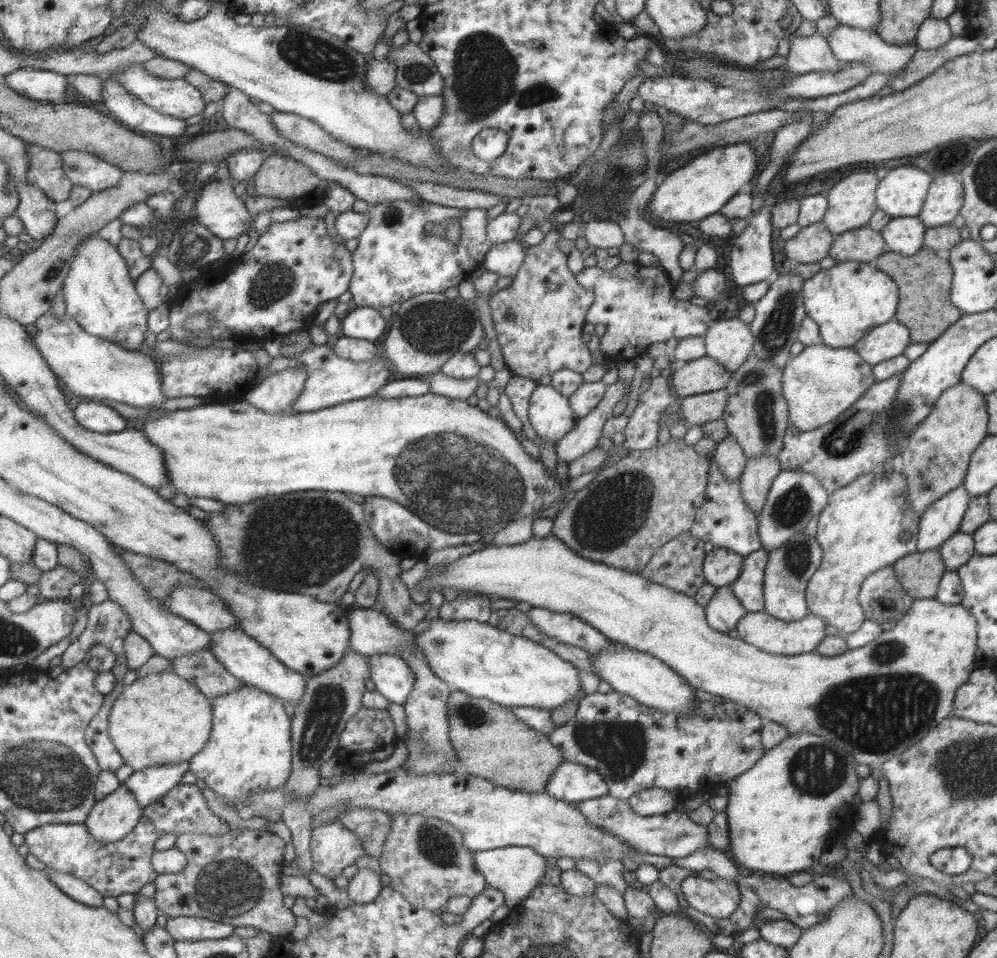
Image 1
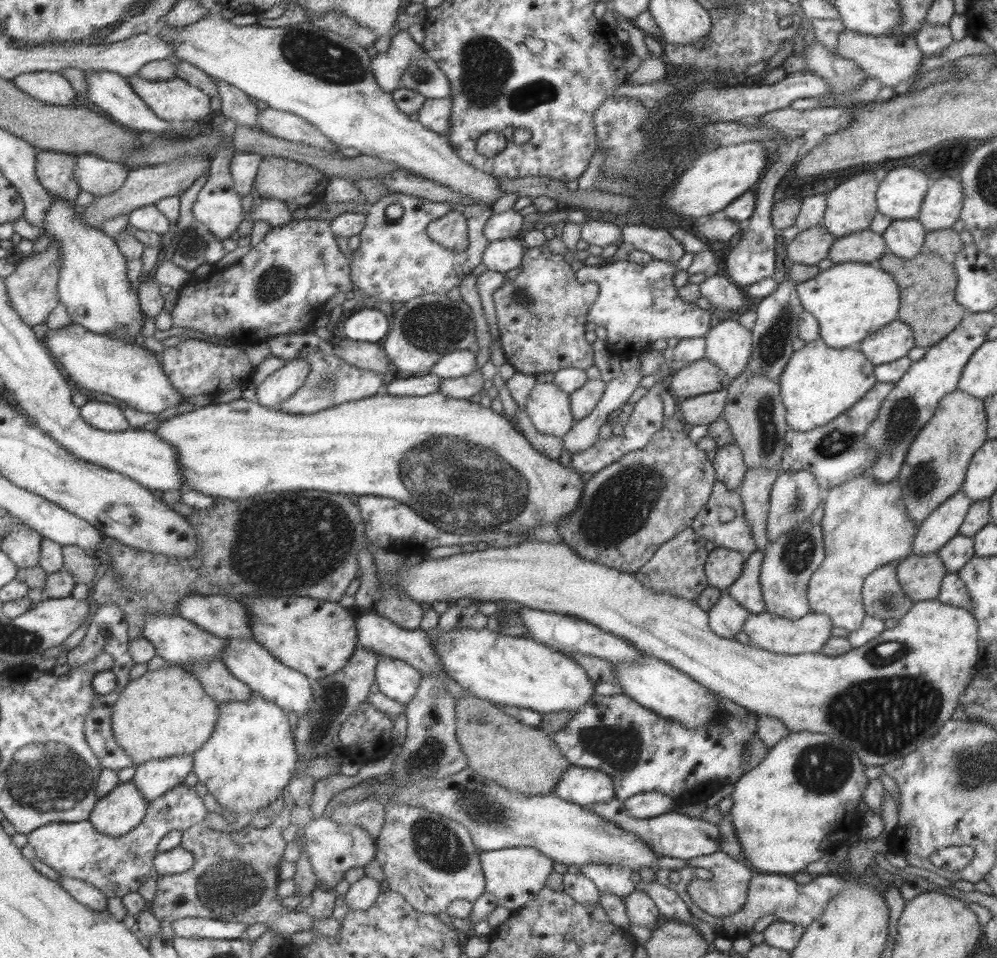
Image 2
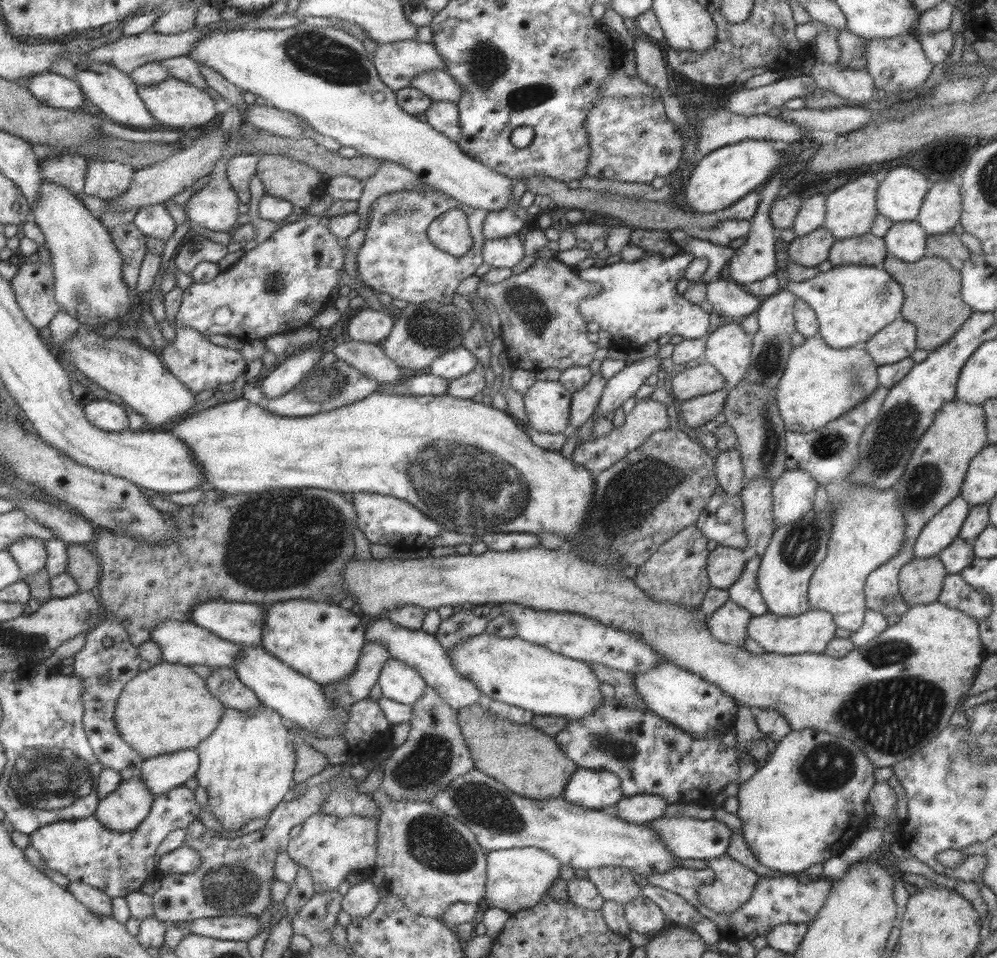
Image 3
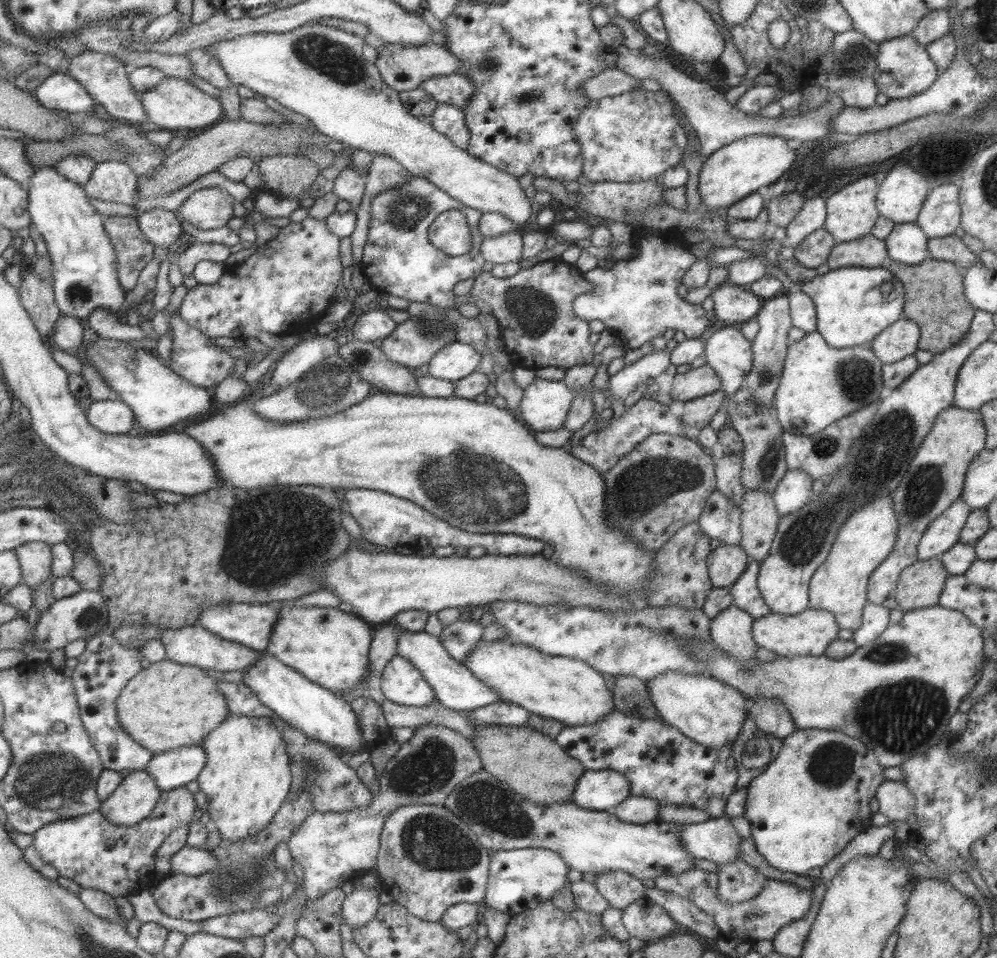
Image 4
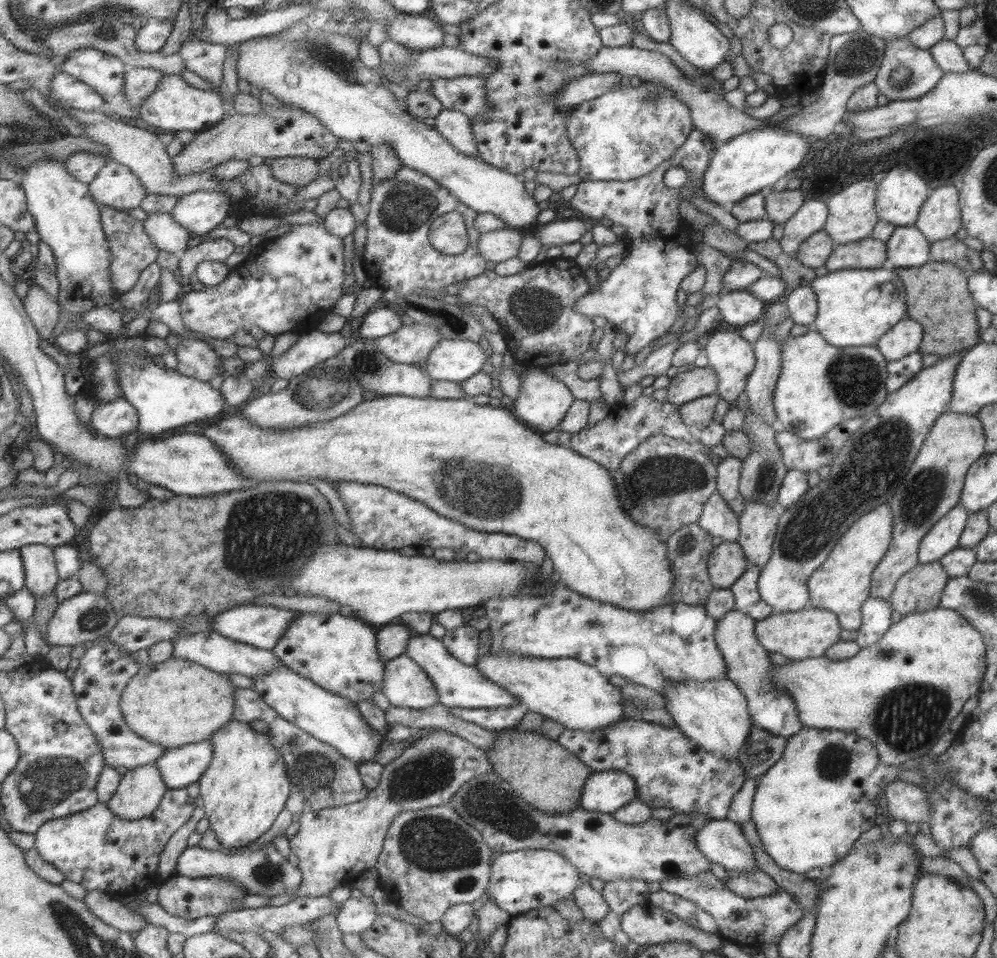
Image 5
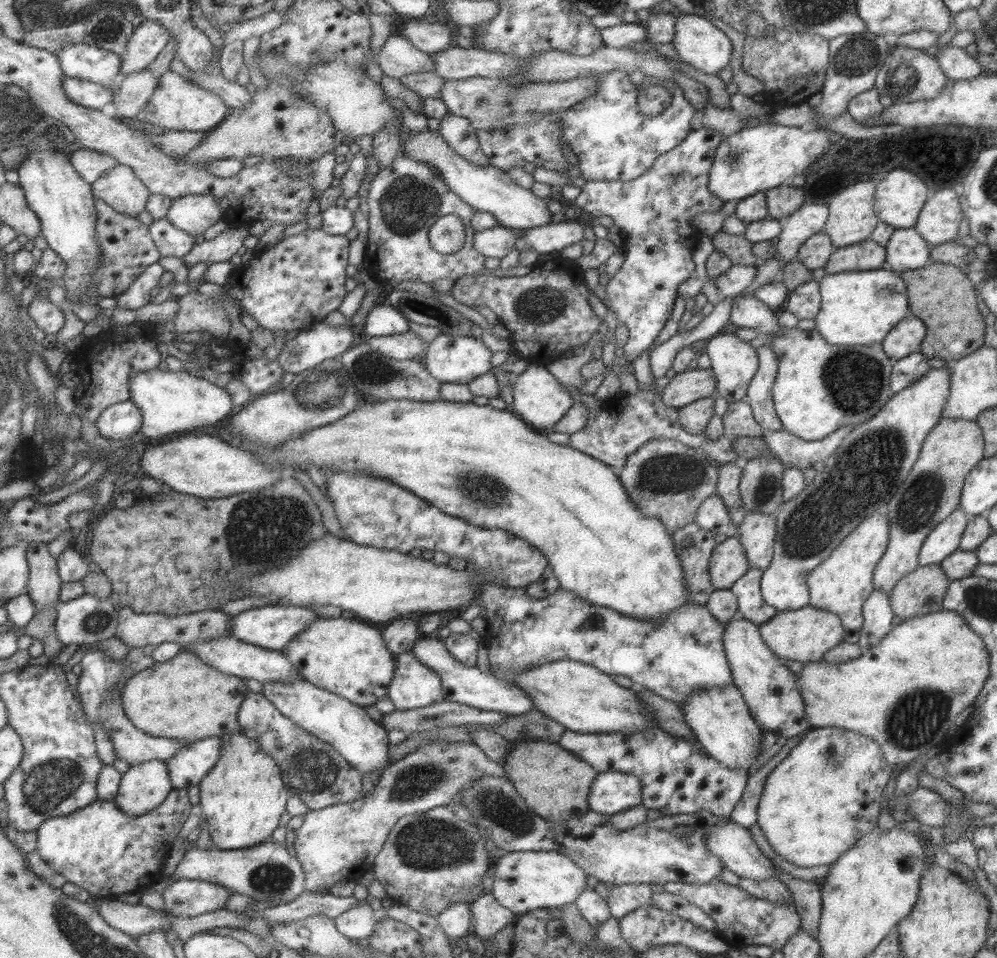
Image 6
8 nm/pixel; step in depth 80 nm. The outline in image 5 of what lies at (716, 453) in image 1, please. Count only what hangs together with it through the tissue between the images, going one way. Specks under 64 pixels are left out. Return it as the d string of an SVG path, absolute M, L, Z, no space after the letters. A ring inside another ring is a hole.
M729 455L716 461L716 492L725 500L729 510L738 517L744 506L738 490L741 465L740 458Z

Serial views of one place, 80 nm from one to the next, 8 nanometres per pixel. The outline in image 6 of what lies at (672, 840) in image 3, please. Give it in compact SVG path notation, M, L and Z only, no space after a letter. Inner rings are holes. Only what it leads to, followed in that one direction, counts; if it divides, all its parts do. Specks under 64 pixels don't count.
M727 821L722 825L714 826L704 840L706 840L704 842L705 848L719 859L722 868L731 870L738 877L756 881L765 880L769 877L778 880L778 876L774 873L774 865L759 851L747 828L735 824L733 821Z

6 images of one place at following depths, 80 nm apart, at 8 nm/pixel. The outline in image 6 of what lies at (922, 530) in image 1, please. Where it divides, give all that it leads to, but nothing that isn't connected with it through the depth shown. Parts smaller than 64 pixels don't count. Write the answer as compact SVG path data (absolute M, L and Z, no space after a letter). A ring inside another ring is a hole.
M959 507L953 510L948 518L941 520L921 544L918 553L918 566L939 564L943 558L947 558L949 554L957 551L968 520L969 517Z

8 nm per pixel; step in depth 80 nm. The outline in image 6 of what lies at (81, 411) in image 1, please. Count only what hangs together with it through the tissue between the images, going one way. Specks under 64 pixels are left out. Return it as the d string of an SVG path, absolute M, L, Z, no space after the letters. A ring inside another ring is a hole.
M129 399L105 409L96 425L103 436L117 443L140 432L143 419L142 410Z

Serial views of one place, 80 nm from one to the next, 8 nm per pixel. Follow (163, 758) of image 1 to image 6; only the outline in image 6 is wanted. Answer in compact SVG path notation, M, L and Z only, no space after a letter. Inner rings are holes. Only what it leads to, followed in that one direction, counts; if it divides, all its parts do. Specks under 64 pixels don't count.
M181 650L173 658L155 662L133 675L122 692L122 705L127 716L139 730L157 738L172 738L177 742L192 743L239 731L236 712L247 691L249 690L241 683L241 678L223 674L208 663L201 662L196 654Z

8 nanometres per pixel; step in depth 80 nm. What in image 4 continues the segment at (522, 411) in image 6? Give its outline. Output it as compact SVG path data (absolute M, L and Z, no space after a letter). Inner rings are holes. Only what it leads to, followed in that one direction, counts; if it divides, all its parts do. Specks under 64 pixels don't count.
M535 377L522 389L518 418L534 431L555 431L564 426L564 420L574 397L574 389L555 380Z

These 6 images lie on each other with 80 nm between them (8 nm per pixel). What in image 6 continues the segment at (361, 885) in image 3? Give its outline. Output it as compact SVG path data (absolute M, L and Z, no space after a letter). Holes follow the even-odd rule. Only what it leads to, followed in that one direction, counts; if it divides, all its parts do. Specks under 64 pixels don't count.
M357 903L334 918L336 929L347 938L366 939L376 923L373 910L365 903Z

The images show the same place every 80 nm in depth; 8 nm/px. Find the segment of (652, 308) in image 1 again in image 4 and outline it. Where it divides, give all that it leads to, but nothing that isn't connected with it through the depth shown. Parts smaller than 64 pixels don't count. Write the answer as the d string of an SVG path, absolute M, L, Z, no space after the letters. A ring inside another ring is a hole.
M637 226L631 239L638 246L637 254L627 260L616 260L608 270L596 266L581 272L587 282L594 284L594 288L573 300L572 309L577 318L587 322L600 320L604 328L629 350L639 348L669 328L683 332L686 339L699 339L710 323L701 305L692 305L677 295L676 288L682 284L683 274L696 259L681 243L681 235L677 234L681 234L679 229L668 231Z

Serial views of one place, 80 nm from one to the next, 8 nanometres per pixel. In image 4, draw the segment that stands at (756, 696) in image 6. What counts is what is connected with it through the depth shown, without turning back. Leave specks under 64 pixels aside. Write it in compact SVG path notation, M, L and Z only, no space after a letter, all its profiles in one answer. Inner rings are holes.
M731 603L725 610L717 614L709 624L710 639L724 650L725 654L732 654L746 665L755 666L756 644L751 636L754 619ZM760 698L748 701L747 713L755 721L756 728L775 738L785 738L796 728L788 710L776 698Z

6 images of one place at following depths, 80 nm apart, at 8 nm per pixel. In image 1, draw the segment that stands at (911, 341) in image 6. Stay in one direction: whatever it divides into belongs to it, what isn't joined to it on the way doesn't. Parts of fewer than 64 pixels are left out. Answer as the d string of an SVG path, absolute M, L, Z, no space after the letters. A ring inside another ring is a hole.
M888 320L866 332L851 348L867 364L874 365L902 354L909 343L909 331L905 326L896 320Z

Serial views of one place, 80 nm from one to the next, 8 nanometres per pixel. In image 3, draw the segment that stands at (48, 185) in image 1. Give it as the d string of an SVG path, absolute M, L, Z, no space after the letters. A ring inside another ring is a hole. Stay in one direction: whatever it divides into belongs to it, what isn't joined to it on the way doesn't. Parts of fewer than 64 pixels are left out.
M57 154L42 162L42 175L44 180L62 184L76 196L82 197L85 194L88 162L89 159L80 154Z

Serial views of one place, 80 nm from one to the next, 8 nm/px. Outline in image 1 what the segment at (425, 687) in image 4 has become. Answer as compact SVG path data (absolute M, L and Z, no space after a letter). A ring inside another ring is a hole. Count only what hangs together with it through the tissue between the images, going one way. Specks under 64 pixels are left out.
M378 654L368 656L366 664L375 690L388 702L402 705L414 681L414 674L405 661L397 655Z

